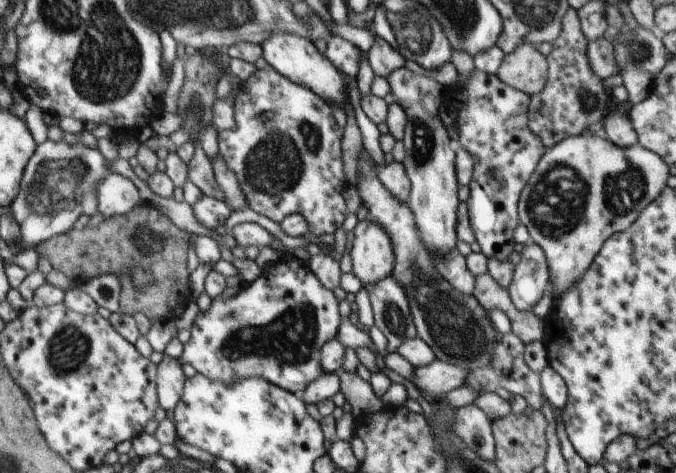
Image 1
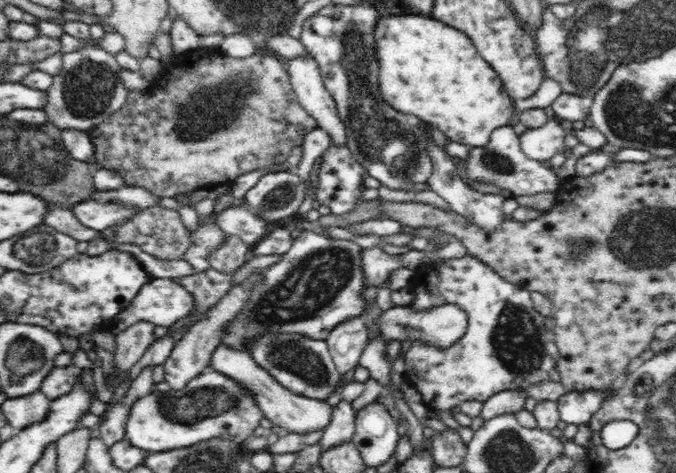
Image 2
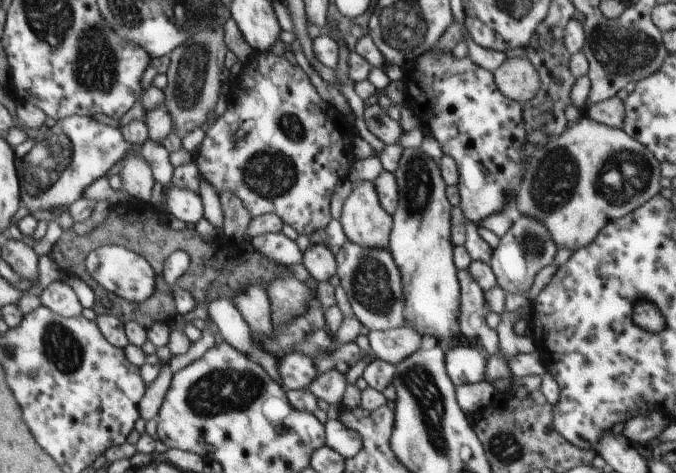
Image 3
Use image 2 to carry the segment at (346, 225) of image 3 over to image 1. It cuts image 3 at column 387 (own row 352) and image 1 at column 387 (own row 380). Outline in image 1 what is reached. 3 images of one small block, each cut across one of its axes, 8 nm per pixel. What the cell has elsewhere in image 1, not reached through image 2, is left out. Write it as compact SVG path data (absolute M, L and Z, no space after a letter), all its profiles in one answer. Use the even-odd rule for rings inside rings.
M370 218L358 221L349 234L348 253L352 258L352 272L364 287L393 274L393 242L383 227Z

